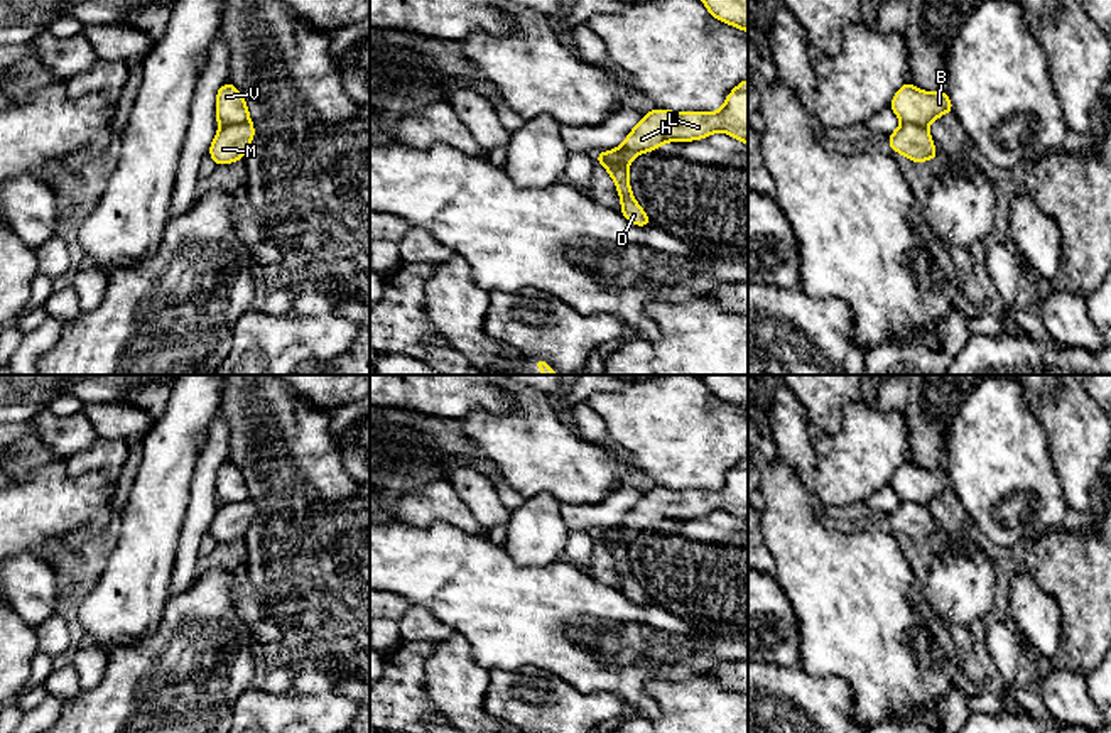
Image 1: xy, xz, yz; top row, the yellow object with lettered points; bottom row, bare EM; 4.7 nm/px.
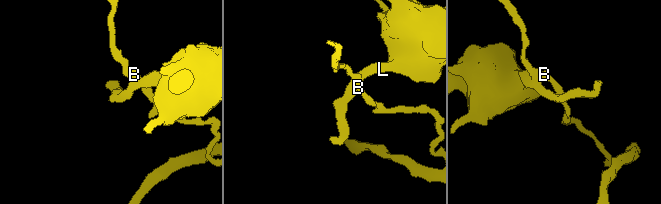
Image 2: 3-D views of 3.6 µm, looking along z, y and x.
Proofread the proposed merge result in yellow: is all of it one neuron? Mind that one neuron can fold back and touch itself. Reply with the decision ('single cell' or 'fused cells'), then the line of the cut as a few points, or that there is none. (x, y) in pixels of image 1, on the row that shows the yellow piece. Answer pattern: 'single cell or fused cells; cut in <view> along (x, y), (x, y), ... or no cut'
fused cells; cut in xy along (249, 120), (220, 125)

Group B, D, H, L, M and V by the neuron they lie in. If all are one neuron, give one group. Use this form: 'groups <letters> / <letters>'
groups B D V / H L M

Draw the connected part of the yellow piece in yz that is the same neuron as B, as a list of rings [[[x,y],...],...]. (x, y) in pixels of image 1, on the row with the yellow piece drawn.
[[[908,81],[895,93],[890,103],[902,123],[929,127],[930,122],[944,113],[952,113],[952,103],[947,93],[927,93]]]

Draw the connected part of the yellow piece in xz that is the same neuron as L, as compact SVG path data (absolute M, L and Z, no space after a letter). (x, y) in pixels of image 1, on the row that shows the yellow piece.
M748 79L733 88L723 108L714 113L652 110L618 149L608 150L606 160L628 167L637 155L657 150L669 140L701 140L716 132L724 132L748 145Z

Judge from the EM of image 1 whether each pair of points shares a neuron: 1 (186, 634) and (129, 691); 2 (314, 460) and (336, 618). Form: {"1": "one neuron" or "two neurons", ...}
{"1": "one neuron", "2": "one neuron"}

